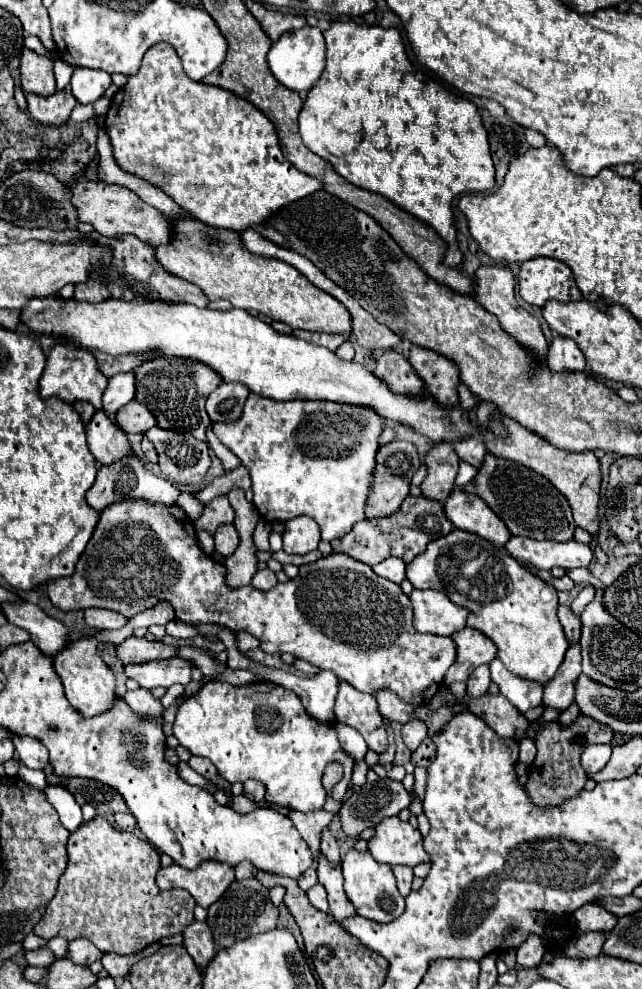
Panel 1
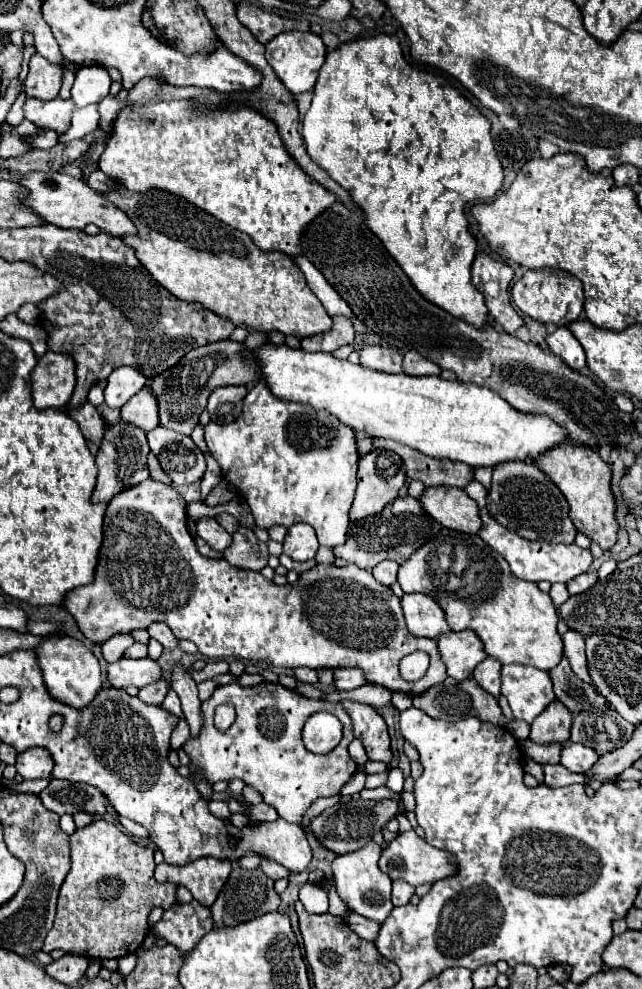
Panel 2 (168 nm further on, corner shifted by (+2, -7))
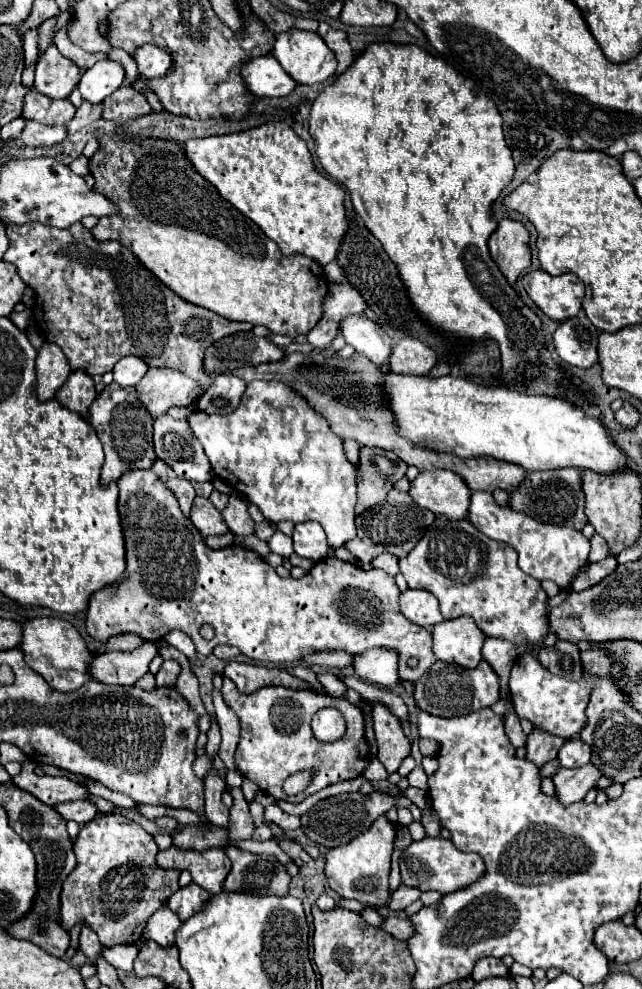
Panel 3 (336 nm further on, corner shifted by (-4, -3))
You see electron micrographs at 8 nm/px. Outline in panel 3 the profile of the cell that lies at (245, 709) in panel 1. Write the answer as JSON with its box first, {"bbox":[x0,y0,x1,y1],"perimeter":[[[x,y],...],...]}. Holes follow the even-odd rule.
{"bbox":[222,677,370,803],"perimeter":[[[224,677],[222,697],[226,705],[240,719],[240,743],[234,753],[238,773],[242,773],[242,777],[246,777],[248,781],[256,783],[260,791],[276,799],[300,803],[308,795],[314,795],[316,791],[332,783],[360,777],[364,769],[368,767],[370,751],[364,737],[364,715],[356,705],[348,703],[346,699],[334,699],[330,695],[316,693],[310,689],[290,689],[290,687],[274,687],[274,685],[262,687],[254,693],[244,695],[244,693],[238,693],[234,681],[228,677]],[[322,707],[338,709],[346,721],[346,733],[332,743],[318,741],[310,727],[312,715],[320,711]],[[360,743],[362,743],[362,751],[360,751]],[[308,767],[316,769],[316,775],[310,787],[294,797],[286,795],[282,789],[282,783],[292,773],[298,773],[300,769],[308,769]]]}

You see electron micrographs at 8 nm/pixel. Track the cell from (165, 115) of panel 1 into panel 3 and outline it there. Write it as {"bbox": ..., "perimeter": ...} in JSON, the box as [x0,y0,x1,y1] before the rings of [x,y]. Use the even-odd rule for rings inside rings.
{"bbox":[184,121,348,267],"perimeter":[[[268,121],[266,125],[242,133],[186,141],[184,151],[188,159],[194,163],[196,171],[204,179],[208,179],[228,203],[232,203],[240,213],[250,217],[280,247],[284,255],[302,253],[320,263],[322,267],[336,259],[340,241],[348,231],[344,189],[342,185],[328,181],[324,175],[316,171],[306,143],[298,135],[294,135],[294,131],[286,123]]]}

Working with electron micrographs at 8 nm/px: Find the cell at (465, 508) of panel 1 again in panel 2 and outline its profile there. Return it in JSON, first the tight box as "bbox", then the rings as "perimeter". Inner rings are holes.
{"bbox":[420,487,482,533],"perimeter":[[[426,487],[420,501],[430,517],[452,531],[478,533],[482,529],[478,503],[458,487]]]}

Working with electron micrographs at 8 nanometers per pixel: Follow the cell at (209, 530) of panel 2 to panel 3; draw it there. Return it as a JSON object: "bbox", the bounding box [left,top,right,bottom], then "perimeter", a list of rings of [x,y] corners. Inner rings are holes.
{"bbox":[190,497,228,537],"perimeter":[[[196,497],[194,499],[190,519],[204,537],[228,533],[228,527],[224,525],[224,519],[222,519],[222,513],[206,497]]]}

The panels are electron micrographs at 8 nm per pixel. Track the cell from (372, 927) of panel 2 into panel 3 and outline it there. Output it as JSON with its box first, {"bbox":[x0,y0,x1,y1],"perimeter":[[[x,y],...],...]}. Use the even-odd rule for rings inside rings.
{"bbox":[382,917,416,941],"perimeter":[[[388,917],[388,919],[384,919],[382,929],[384,929],[386,933],[394,935],[394,937],[400,939],[400,941],[406,941],[408,937],[412,937],[412,933],[416,933],[412,921],[410,921],[410,919],[400,919],[400,917]]]}

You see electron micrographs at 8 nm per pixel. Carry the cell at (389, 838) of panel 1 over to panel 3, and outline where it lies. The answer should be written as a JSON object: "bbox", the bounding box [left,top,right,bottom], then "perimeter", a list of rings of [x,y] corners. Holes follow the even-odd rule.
{"bbox":[400,837,484,895],"perimeter":[[[426,837],[422,841],[414,841],[404,849],[400,859],[402,883],[408,887],[416,887],[422,891],[440,891],[442,895],[454,893],[476,883],[484,875],[484,861],[476,853],[464,853],[452,845],[450,839],[442,837]]]}

